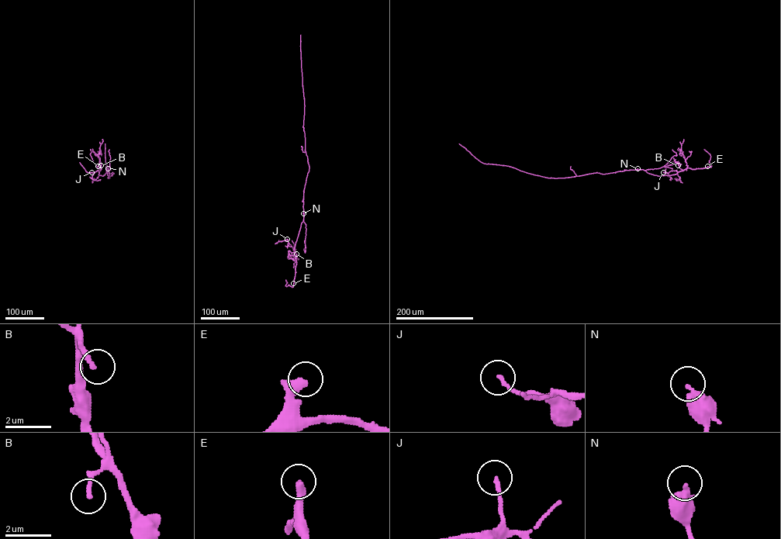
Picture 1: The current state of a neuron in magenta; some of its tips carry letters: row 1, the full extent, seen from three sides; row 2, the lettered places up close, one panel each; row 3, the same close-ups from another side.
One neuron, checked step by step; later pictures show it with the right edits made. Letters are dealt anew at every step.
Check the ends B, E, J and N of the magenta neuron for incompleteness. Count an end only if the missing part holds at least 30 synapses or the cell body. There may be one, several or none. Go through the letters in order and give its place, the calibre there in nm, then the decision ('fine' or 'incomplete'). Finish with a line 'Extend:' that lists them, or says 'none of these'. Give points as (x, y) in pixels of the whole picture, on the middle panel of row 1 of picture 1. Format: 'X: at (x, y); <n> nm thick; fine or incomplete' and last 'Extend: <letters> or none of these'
B: at (296, 253); 180 nm thick; fine
E: at (293, 283); 400 nm thick; incomplete
J: at (287, 239); 160 nm thick; fine
N: at (303, 213); 460 nm thick; fine
Extend: E

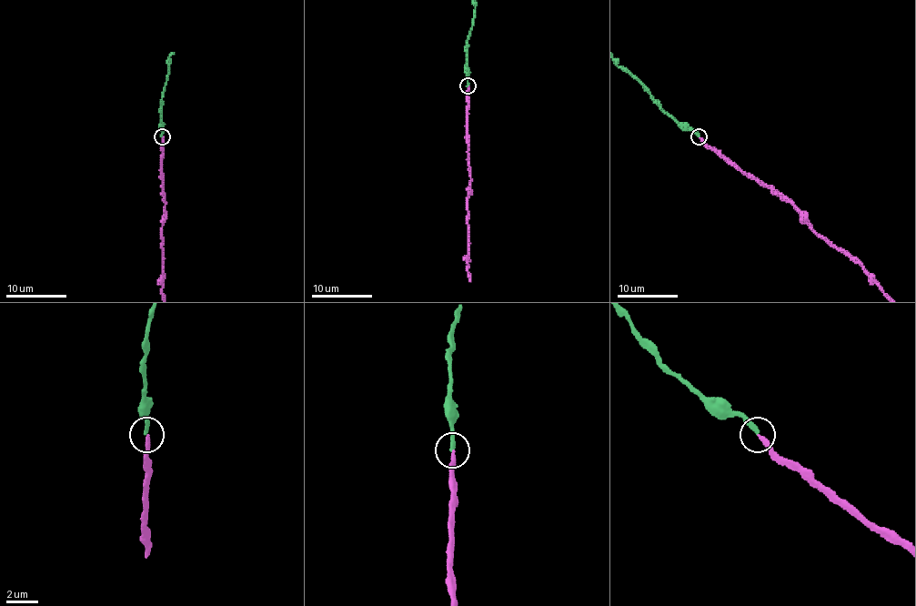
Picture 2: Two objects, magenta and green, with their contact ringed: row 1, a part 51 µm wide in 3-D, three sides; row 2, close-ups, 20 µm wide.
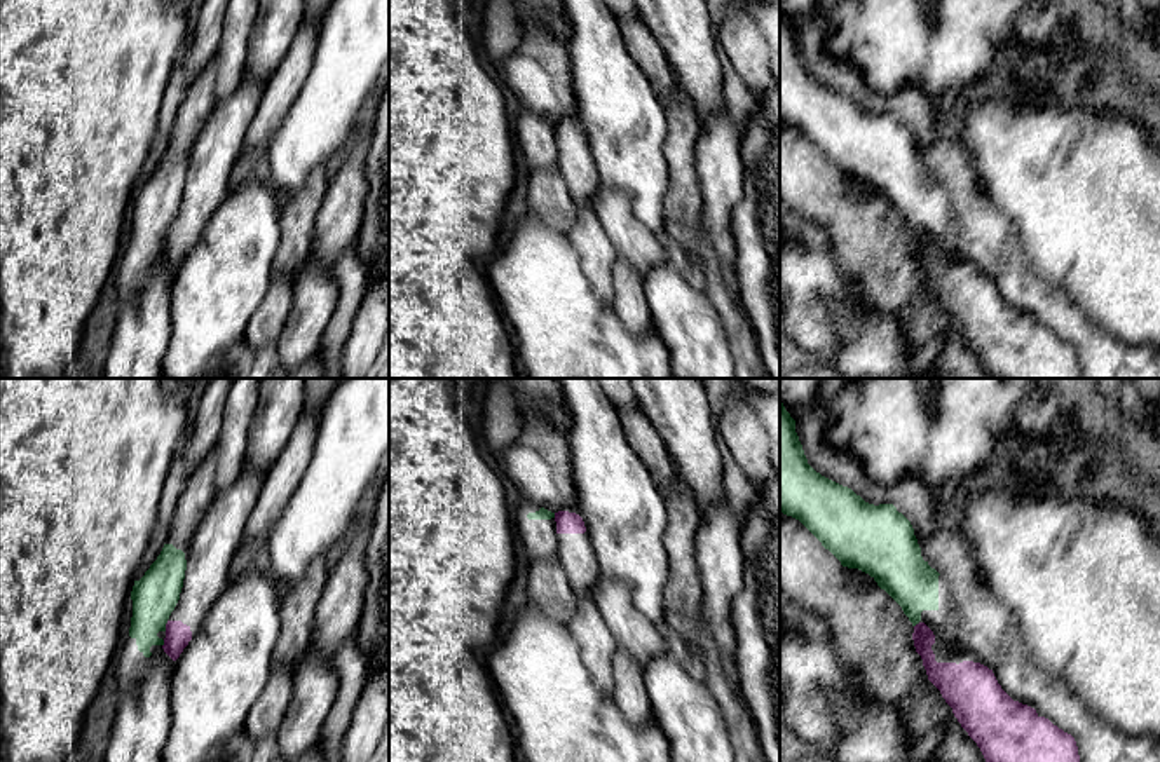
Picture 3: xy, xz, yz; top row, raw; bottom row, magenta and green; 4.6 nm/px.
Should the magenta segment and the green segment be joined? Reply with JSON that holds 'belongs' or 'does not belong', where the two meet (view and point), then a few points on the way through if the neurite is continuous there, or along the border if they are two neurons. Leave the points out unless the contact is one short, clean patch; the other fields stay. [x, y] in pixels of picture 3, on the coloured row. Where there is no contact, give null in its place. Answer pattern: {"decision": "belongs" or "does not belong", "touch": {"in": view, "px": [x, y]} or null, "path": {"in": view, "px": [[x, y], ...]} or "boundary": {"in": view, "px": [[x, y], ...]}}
{"decision": "does not belong", "touch": {"in": "xy", "px": [166, 628]}, "boundary": {"in": "xy", "px": [[164, 625], [166, 630]]}}

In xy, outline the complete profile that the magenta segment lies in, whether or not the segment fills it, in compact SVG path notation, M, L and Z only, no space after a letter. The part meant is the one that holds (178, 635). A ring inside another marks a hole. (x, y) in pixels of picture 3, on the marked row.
M246 464L237 480L218 490L204 513L190 551L180 600L166 624L164 652L176 661L199 633L211 607L229 584L248 518L258 502L263 473Z

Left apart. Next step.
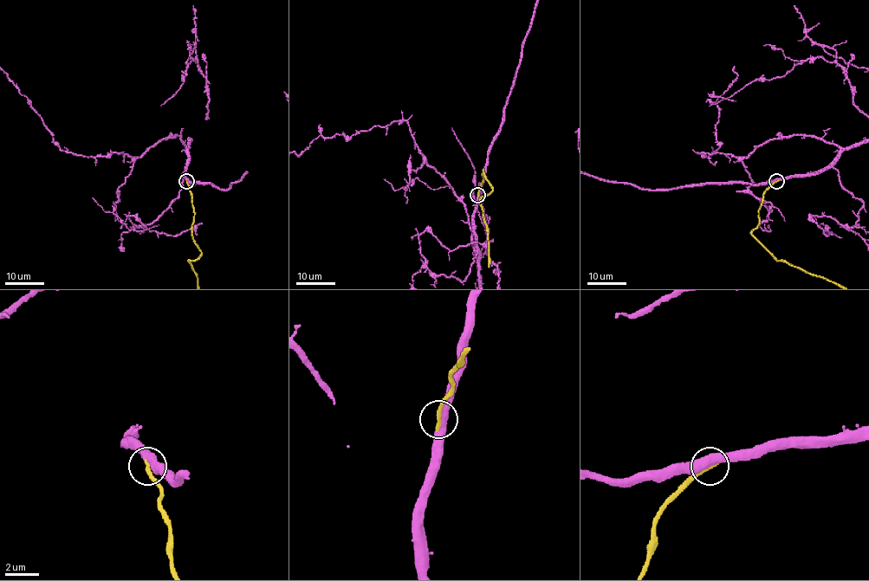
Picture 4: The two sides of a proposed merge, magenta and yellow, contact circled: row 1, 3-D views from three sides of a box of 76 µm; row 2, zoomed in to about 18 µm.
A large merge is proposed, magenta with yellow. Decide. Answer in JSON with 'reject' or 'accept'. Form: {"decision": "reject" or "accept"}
{"decision": "accept"}

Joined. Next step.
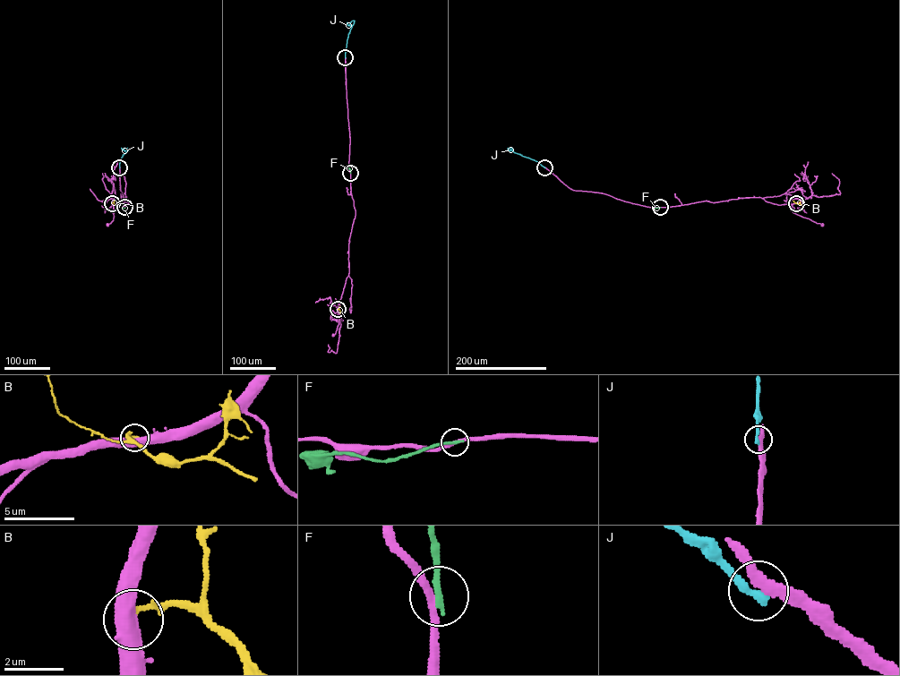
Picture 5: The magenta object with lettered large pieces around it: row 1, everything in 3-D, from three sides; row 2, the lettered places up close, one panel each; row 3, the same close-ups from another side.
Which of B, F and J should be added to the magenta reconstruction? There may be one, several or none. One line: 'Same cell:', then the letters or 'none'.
Same cell: none

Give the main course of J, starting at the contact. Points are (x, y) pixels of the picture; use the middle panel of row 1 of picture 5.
J: (345, 57), (352, 21)

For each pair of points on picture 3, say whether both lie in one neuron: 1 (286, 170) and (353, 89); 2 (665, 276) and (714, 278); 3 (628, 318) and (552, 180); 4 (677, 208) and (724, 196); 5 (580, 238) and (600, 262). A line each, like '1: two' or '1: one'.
1: one
2: two
3: two
4: two
5: one

